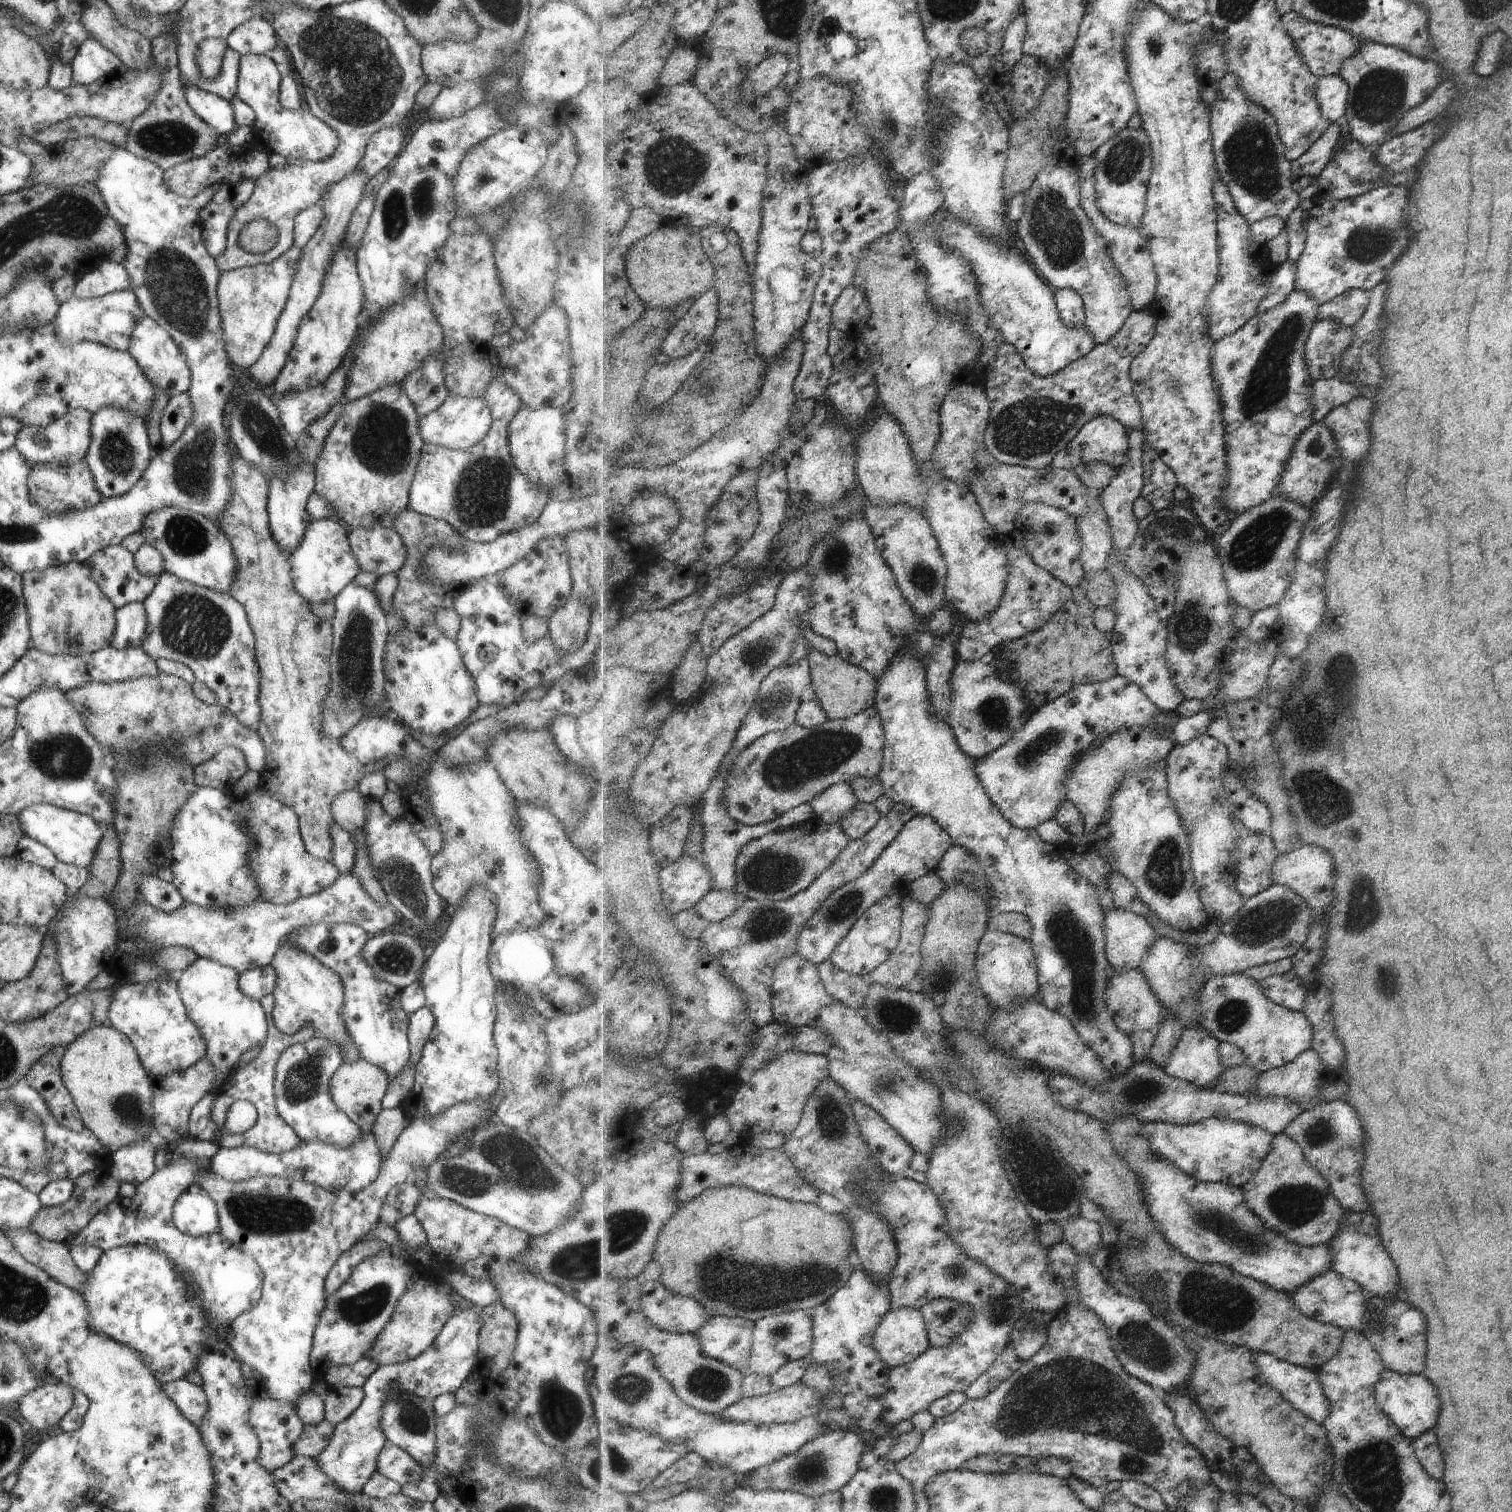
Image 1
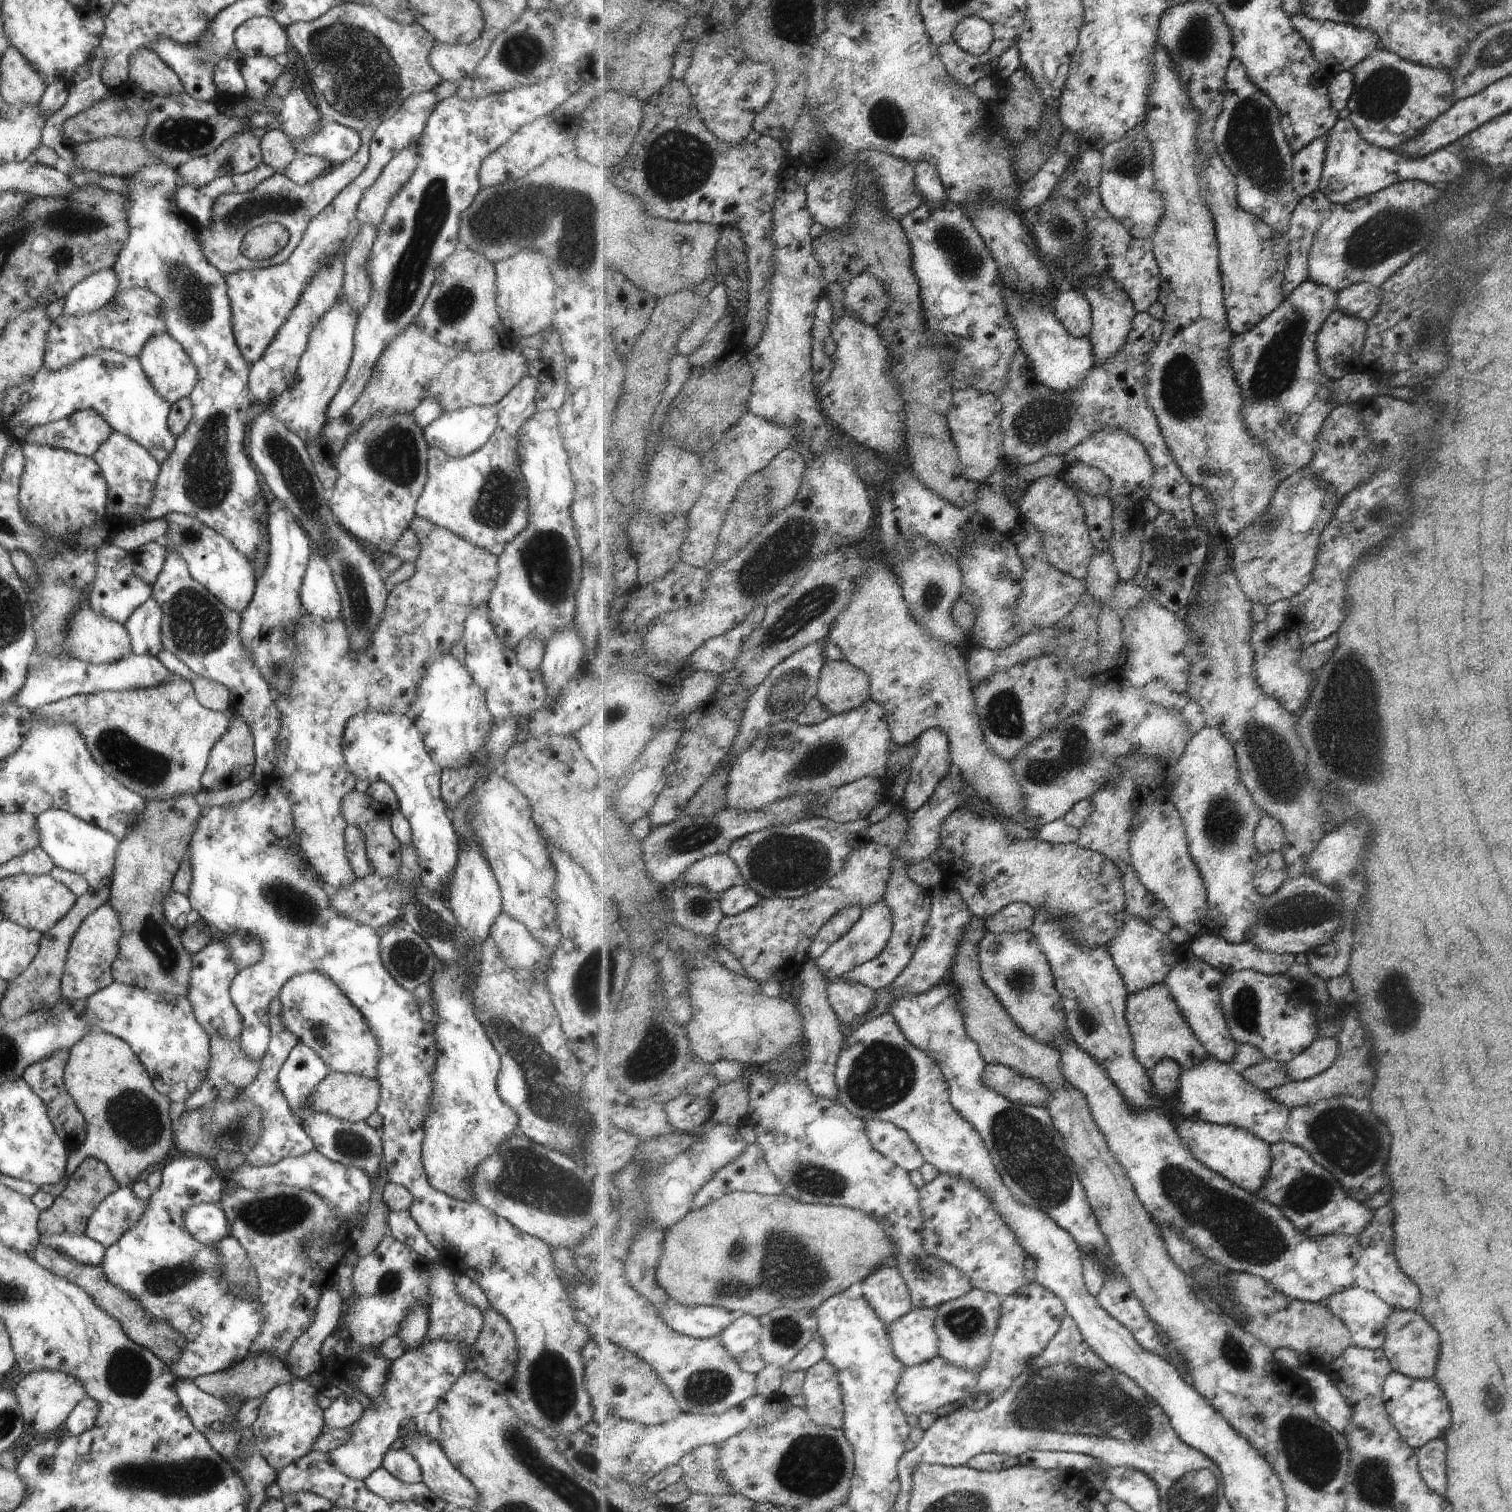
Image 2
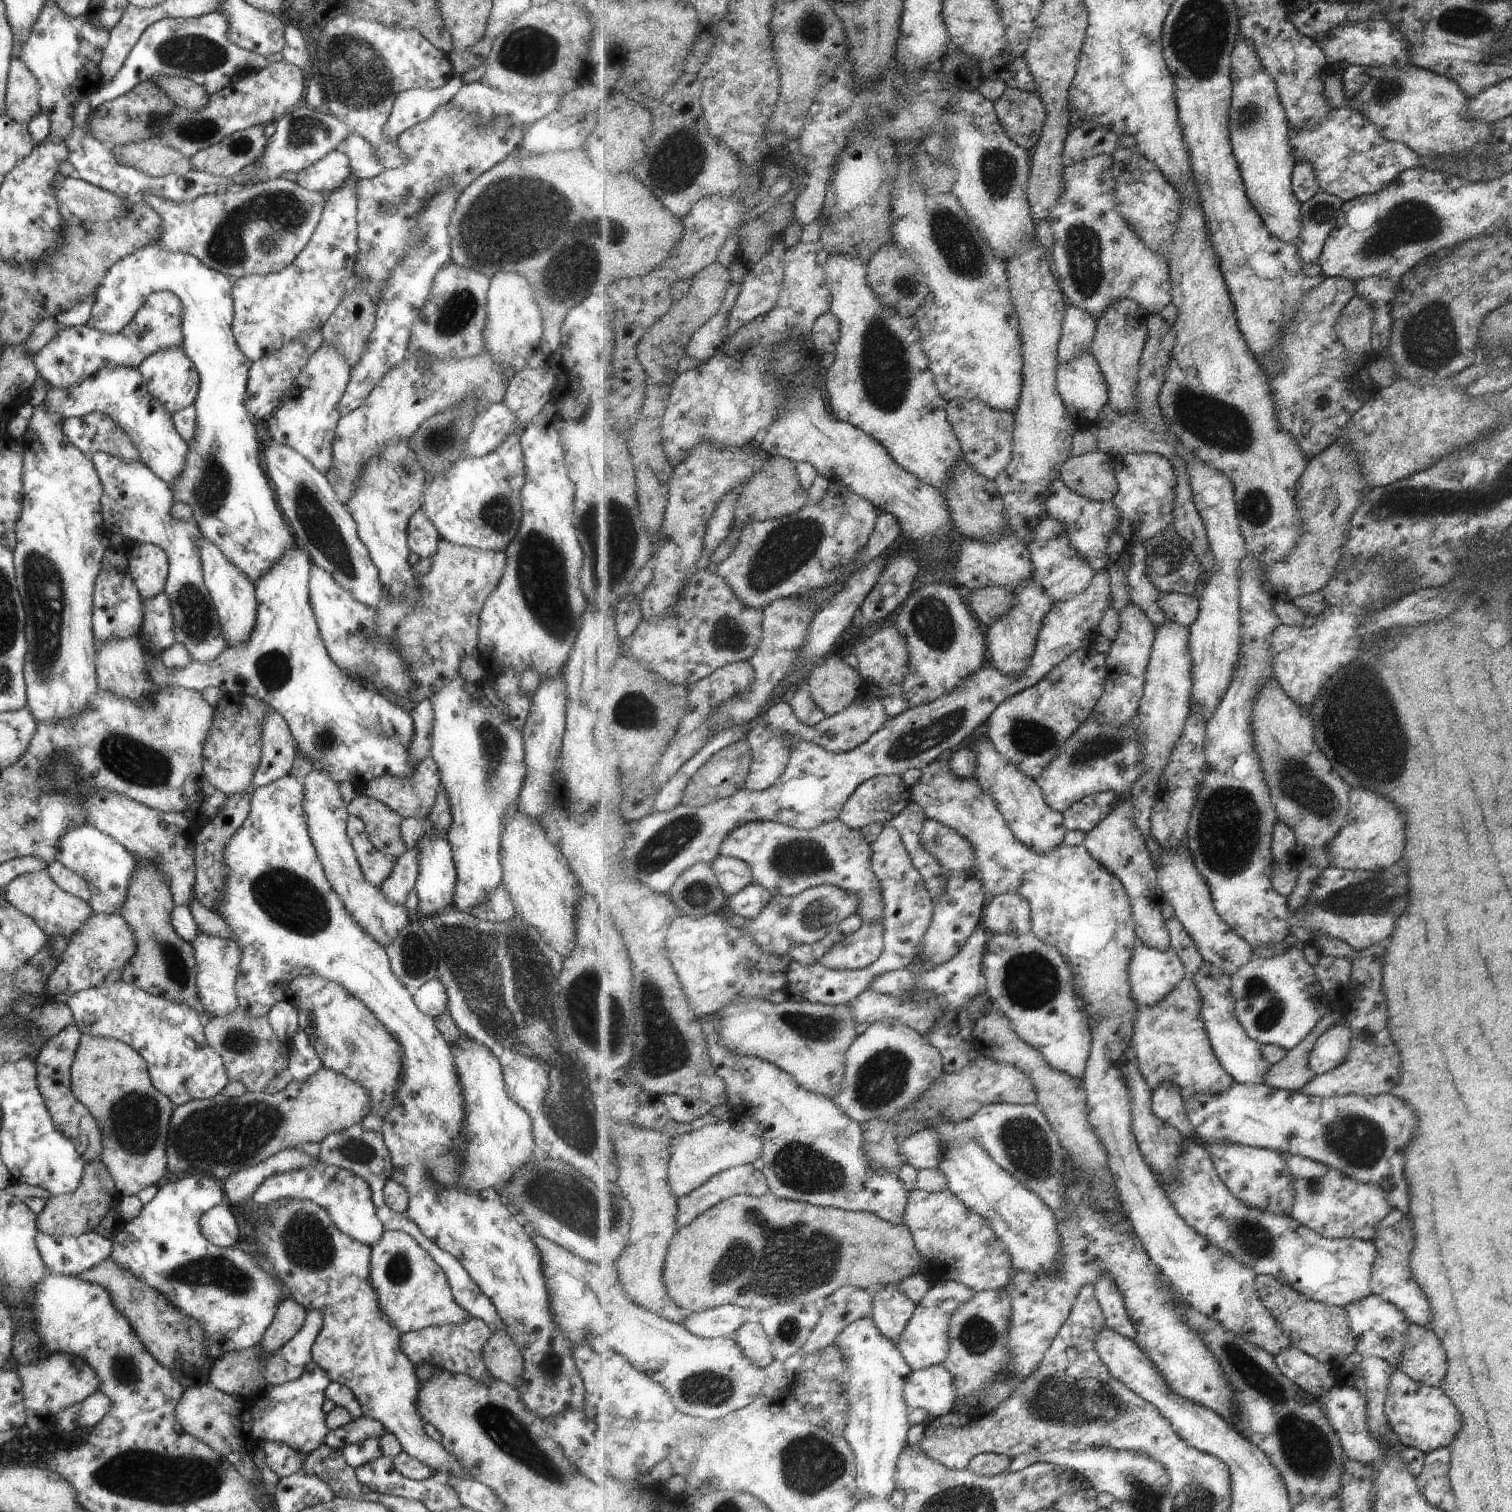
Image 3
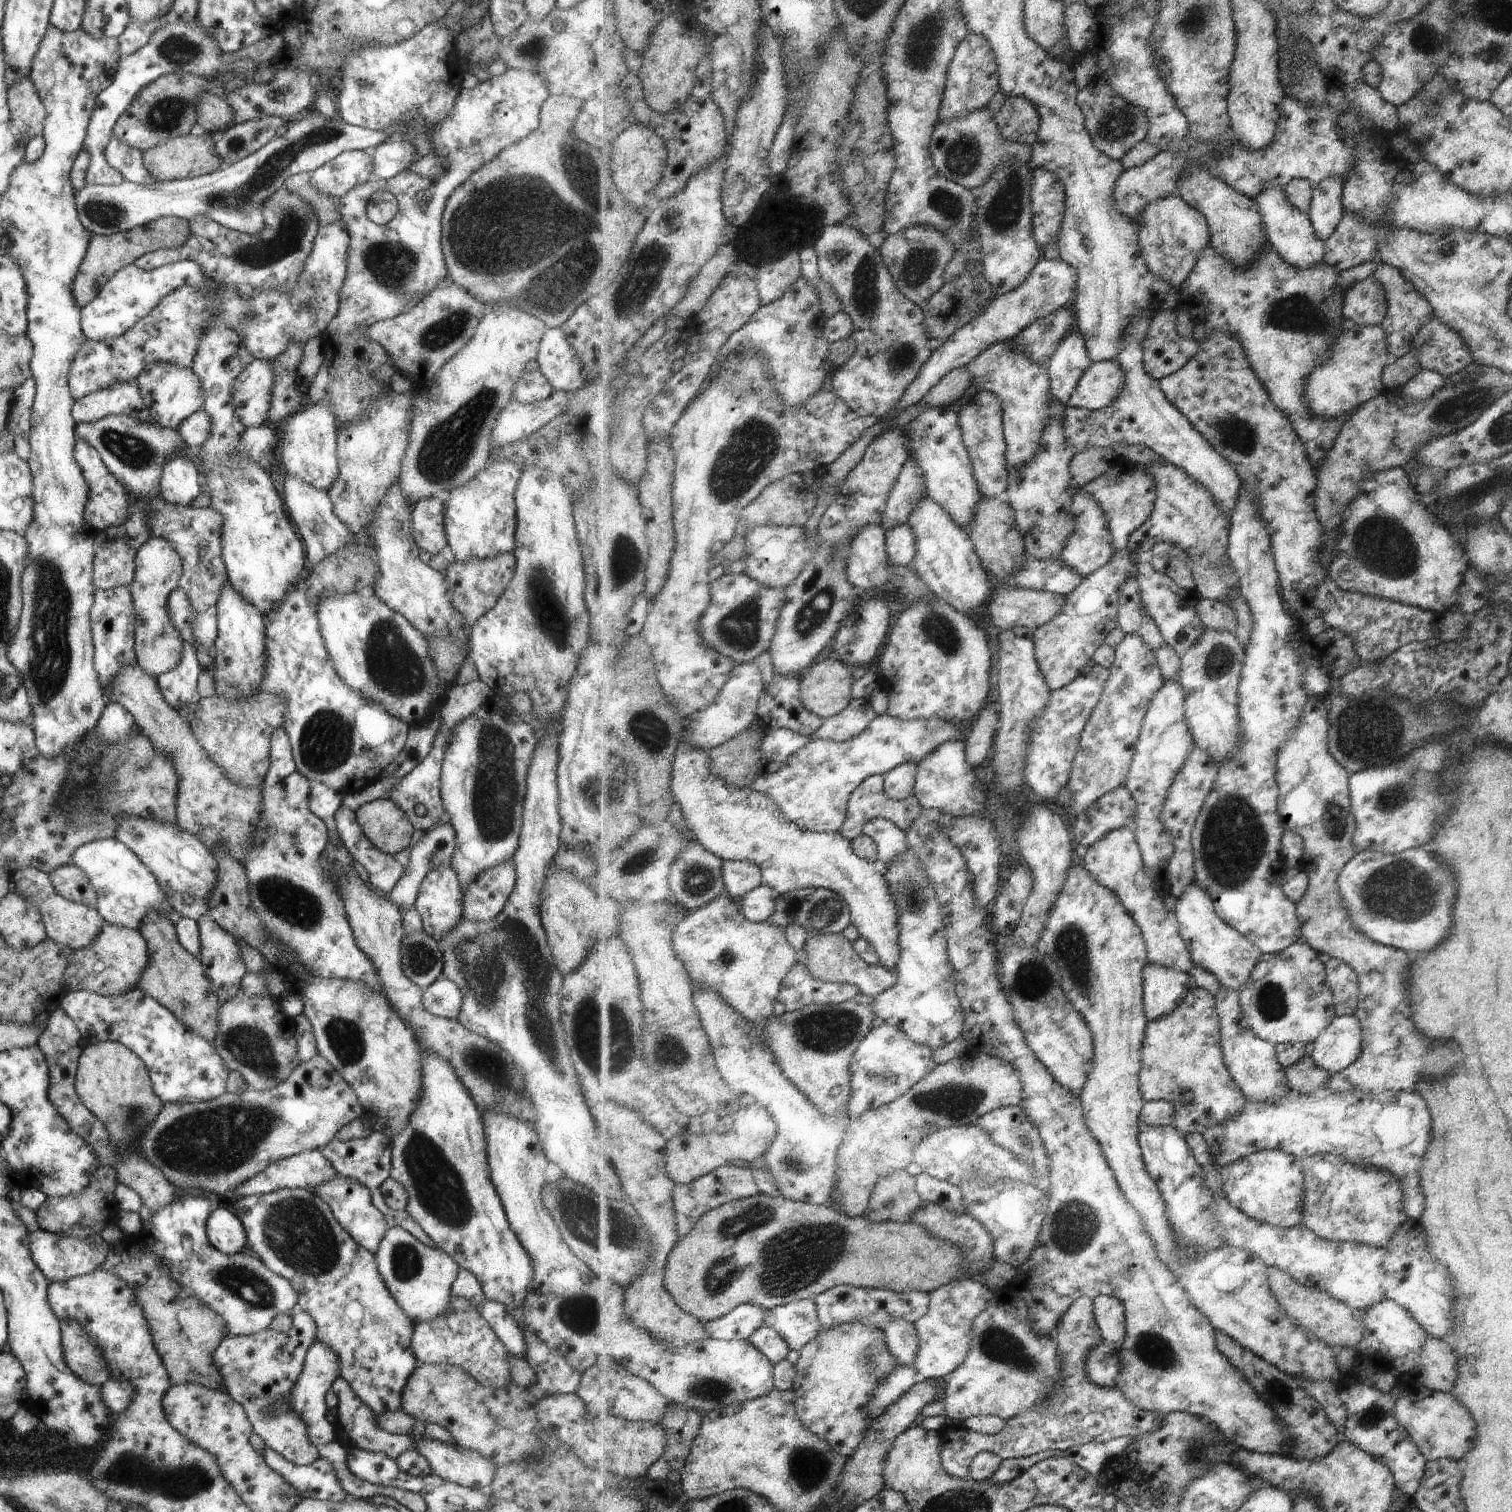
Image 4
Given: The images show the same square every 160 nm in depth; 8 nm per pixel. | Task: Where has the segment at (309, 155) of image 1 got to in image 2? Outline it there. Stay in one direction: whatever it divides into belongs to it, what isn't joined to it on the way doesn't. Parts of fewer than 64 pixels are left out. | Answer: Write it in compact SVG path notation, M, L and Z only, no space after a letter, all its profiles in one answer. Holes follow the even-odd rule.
M257 55L240 60L239 69L245 83L243 97L251 102L266 97L273 81L283 72L283 67L273 57ZM323 118L322 126L311 136L302 141L293 141L298 155L317 155L336 164L351 158L360 147L360 136L353 129L329 122Z

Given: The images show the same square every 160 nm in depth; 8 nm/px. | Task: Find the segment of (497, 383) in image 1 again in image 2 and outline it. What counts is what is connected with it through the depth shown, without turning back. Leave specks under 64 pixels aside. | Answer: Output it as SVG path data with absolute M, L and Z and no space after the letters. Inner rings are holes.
M523 375L494 405L497 408L495 430L487 442L475 452L464 457L448 457L439 449L428 447L427 476L419 498L414 504L414 514L438 527L446 528L476 547L497 550L508 543L525 525L528 519L525 479L518 463L519 427L536 411L534 396L537 380Z

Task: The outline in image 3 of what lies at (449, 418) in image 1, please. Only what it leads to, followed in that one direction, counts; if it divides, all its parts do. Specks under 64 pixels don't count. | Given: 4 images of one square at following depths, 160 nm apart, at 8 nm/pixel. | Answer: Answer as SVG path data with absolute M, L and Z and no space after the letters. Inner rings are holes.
M502 400L490 404L472 420L472 429L466 436L464 453L467 457L489 454L512 433L517 424L517 417Z

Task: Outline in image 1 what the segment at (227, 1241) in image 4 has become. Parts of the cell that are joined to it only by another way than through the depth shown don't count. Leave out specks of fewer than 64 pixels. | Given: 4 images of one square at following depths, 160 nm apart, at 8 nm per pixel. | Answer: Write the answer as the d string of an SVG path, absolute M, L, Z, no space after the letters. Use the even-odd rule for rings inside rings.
M189 1189L187 1192L180 1193L174 1200L171 1216L175 1228L183 1234L192 1237L204 1237L205 1235L218 1232L217 1209L213 1200L205 1192Z

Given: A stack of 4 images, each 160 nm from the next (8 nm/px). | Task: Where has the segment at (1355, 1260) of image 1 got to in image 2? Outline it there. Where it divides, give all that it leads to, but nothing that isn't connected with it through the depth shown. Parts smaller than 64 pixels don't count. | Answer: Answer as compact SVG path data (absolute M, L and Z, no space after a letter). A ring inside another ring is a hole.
M1389 1206L1376 1210L1370 1225L1357 1238L1362 1244L1360 1262L1354 1269L1356 1284L1369 1291L1376 1292L1386 1300L1393 1310L1417 1310L1419 1308L1419 1292L1417 1286L1397 1268L1393 1258L1393 1210Z

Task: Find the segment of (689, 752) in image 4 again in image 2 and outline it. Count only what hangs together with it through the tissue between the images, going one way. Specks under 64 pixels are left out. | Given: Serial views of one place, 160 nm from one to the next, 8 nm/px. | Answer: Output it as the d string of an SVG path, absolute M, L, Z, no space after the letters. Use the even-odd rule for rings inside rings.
M829 816L813 817L794 825L770 826L733 841L728 855L737 863L747 885L752 886L763 898L796 899L818 888L848 866L852 855L871 840L868 830L872 823L859 819L838 823Z

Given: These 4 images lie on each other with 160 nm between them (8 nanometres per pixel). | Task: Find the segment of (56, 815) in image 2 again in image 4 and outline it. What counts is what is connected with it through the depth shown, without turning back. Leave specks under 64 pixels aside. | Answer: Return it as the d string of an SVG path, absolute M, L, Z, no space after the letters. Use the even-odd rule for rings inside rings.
M113 837L99 838L77 846L71 852L69 864L79 868L93 886L97 896L93 908L104 923L137 930L141 918L149 910L157 910L173 920L181 917L171 908L169 900L159 889L153 874L141 864L139 858L134 856L129 848Z

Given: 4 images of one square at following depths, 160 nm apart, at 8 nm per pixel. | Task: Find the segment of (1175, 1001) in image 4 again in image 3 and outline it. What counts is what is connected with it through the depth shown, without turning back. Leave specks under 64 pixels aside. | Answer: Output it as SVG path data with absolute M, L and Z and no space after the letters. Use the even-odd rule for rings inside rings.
M1139 941L1130 965L1132 997L1136 1003L1155 1007L1187 977L1177 952L1161 952Z

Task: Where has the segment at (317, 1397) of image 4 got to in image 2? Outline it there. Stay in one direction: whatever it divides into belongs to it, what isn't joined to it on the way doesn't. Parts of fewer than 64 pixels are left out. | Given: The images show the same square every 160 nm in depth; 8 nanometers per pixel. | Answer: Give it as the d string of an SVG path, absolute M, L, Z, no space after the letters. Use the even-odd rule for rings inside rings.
M293 1379L265 1393L250 1429L256 1449L275 1472L312 1450L324 1422L323 1408L316 1403L317 1391L306 1379Z

